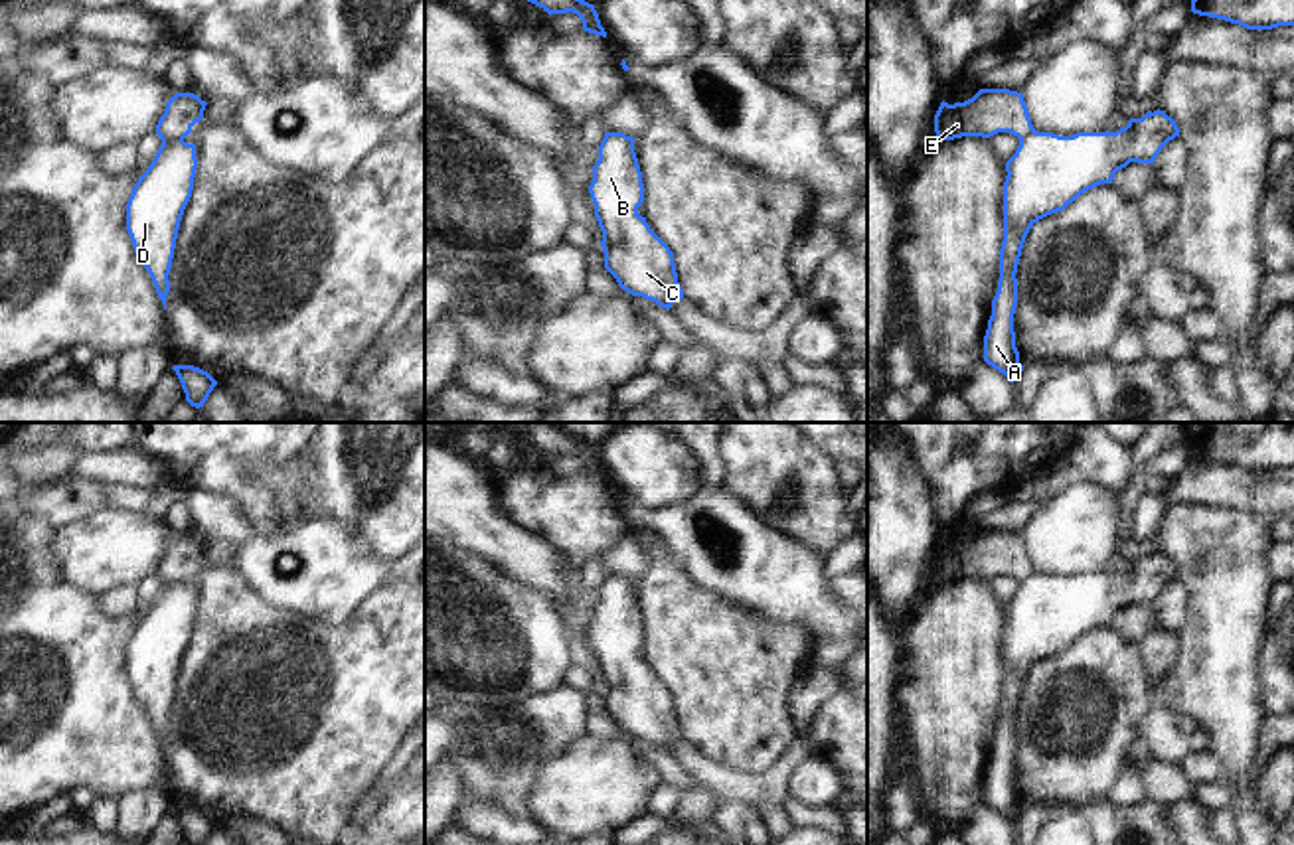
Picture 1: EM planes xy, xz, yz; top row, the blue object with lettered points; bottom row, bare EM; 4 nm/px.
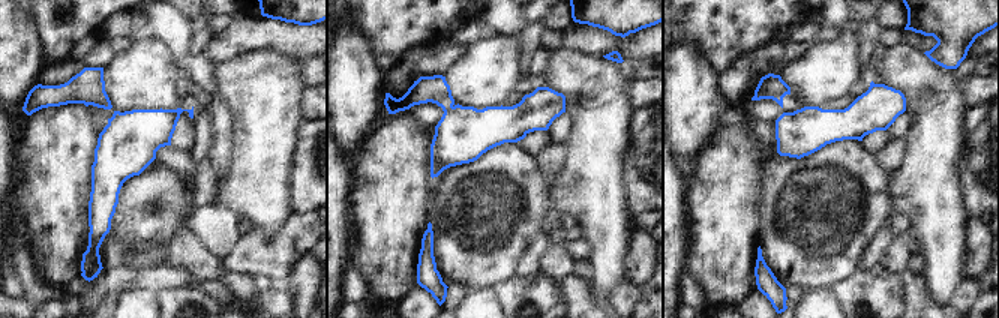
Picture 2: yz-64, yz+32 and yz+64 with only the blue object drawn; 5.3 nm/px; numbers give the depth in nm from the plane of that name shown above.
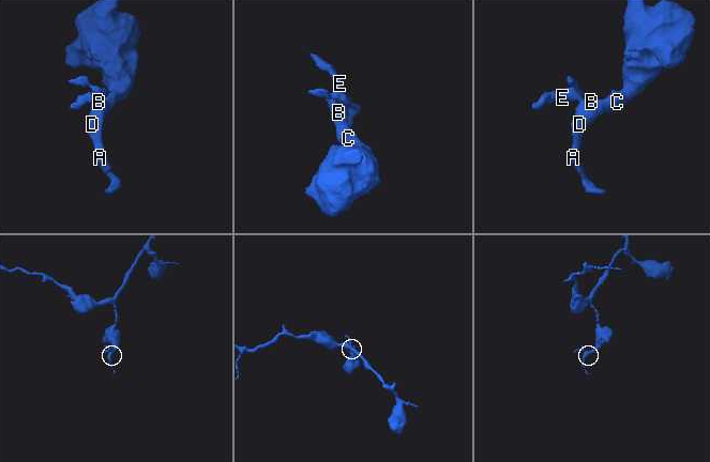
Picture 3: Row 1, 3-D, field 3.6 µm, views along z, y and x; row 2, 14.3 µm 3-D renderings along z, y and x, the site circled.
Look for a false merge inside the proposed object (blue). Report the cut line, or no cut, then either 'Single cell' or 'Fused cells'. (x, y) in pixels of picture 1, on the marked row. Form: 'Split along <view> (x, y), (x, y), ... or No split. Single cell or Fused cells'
Split along xy (182, 139), (162, 143). Fused cells

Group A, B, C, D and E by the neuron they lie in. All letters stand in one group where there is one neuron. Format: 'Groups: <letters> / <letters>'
Groups: A B C D / E

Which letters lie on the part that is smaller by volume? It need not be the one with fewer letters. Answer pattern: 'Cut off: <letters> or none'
Cut off: E

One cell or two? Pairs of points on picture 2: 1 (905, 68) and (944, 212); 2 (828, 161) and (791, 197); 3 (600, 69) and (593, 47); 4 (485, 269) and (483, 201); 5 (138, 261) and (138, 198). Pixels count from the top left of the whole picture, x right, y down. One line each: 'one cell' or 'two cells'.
1: one cell
2: one cell
3: two cells
4: one cell
5: one cell

